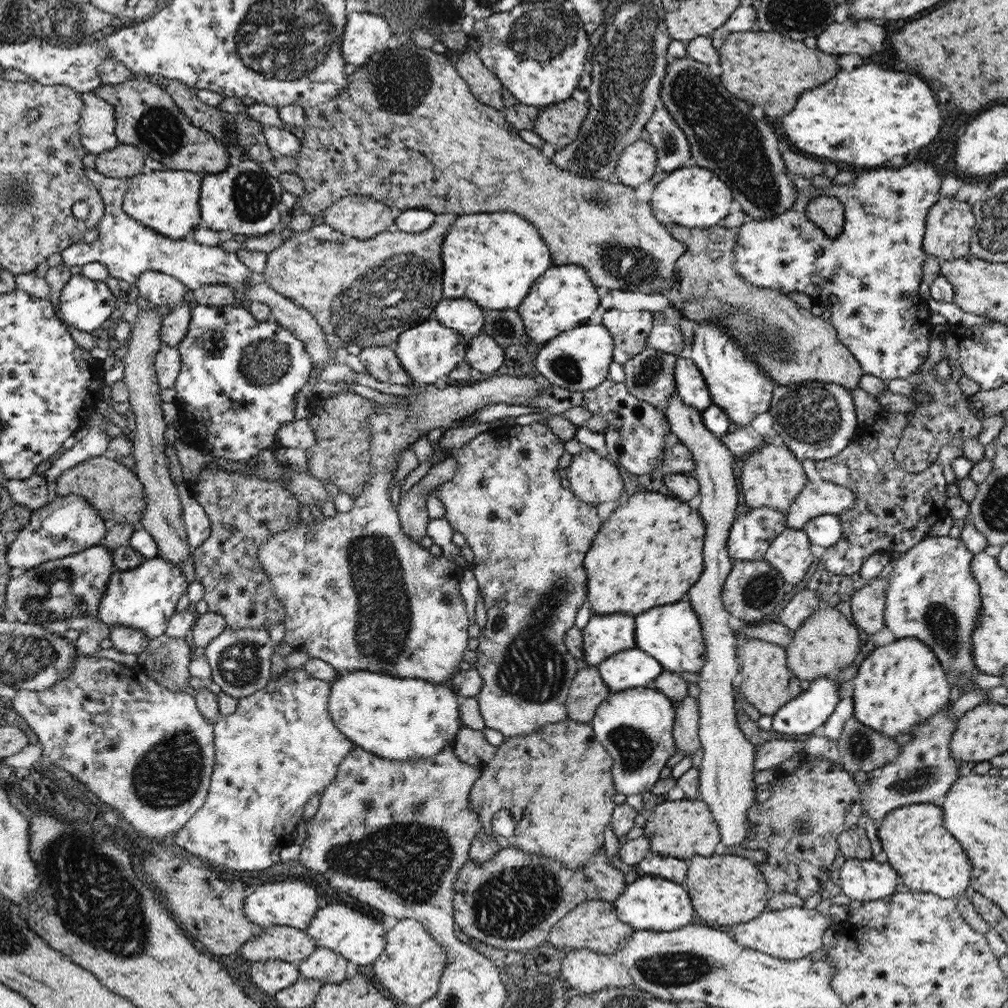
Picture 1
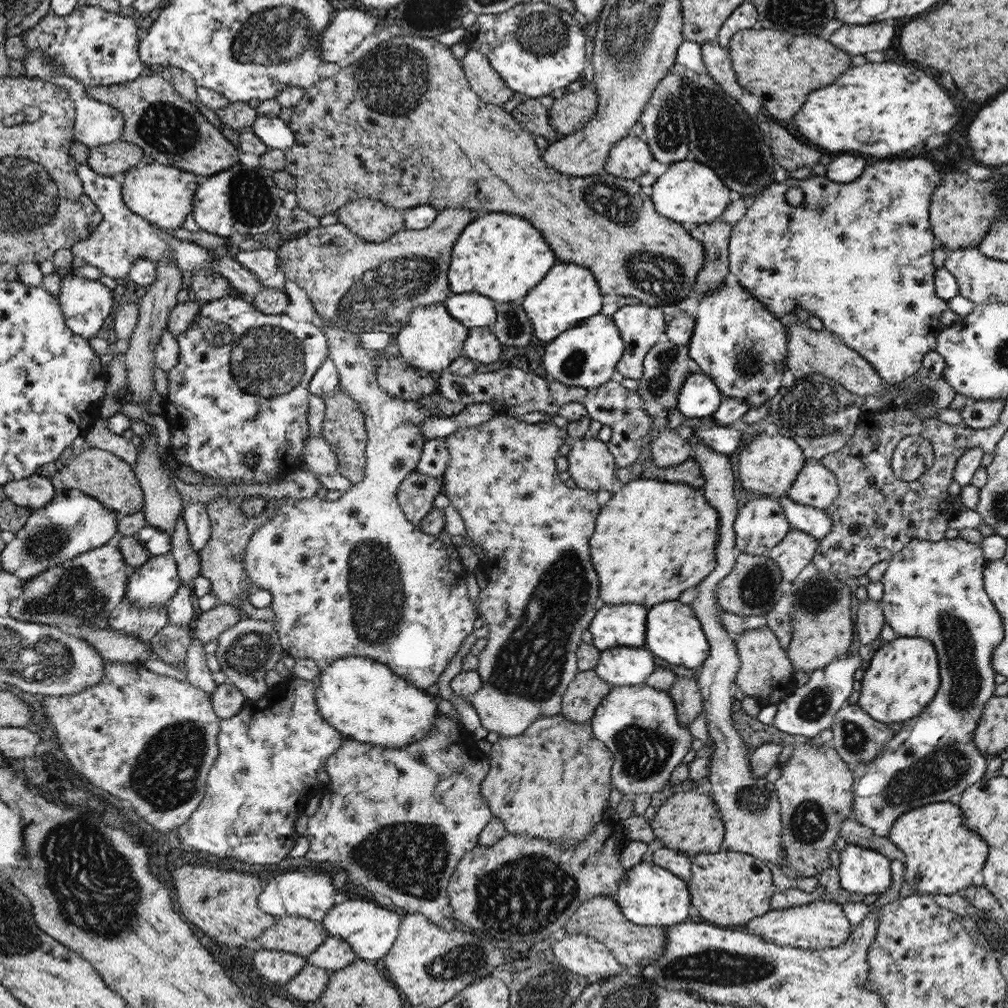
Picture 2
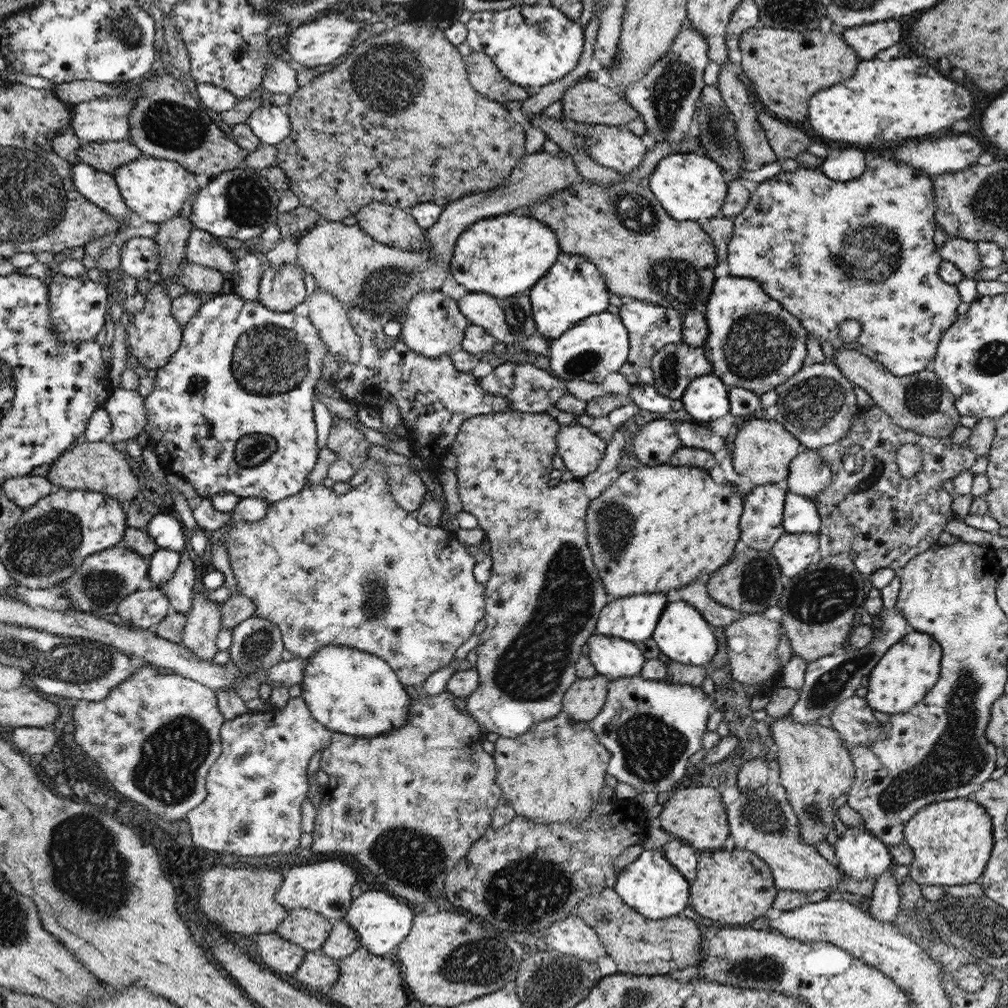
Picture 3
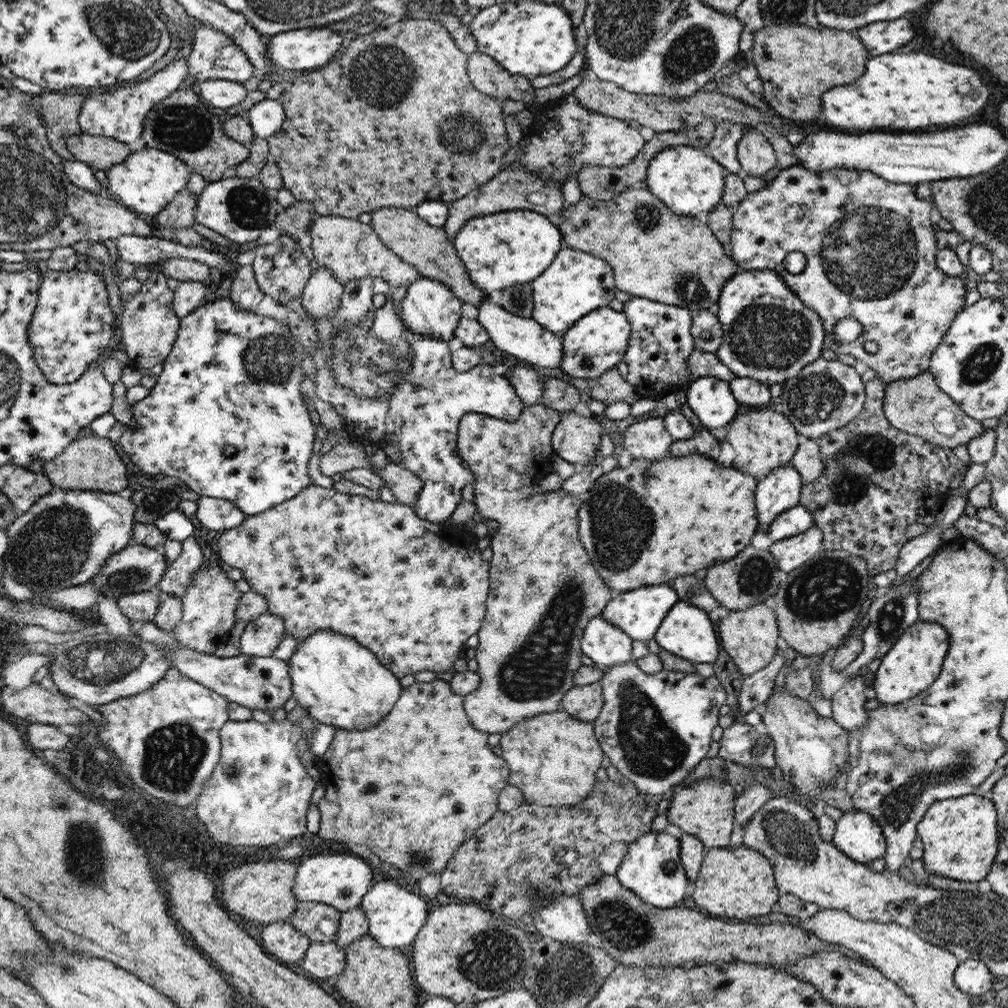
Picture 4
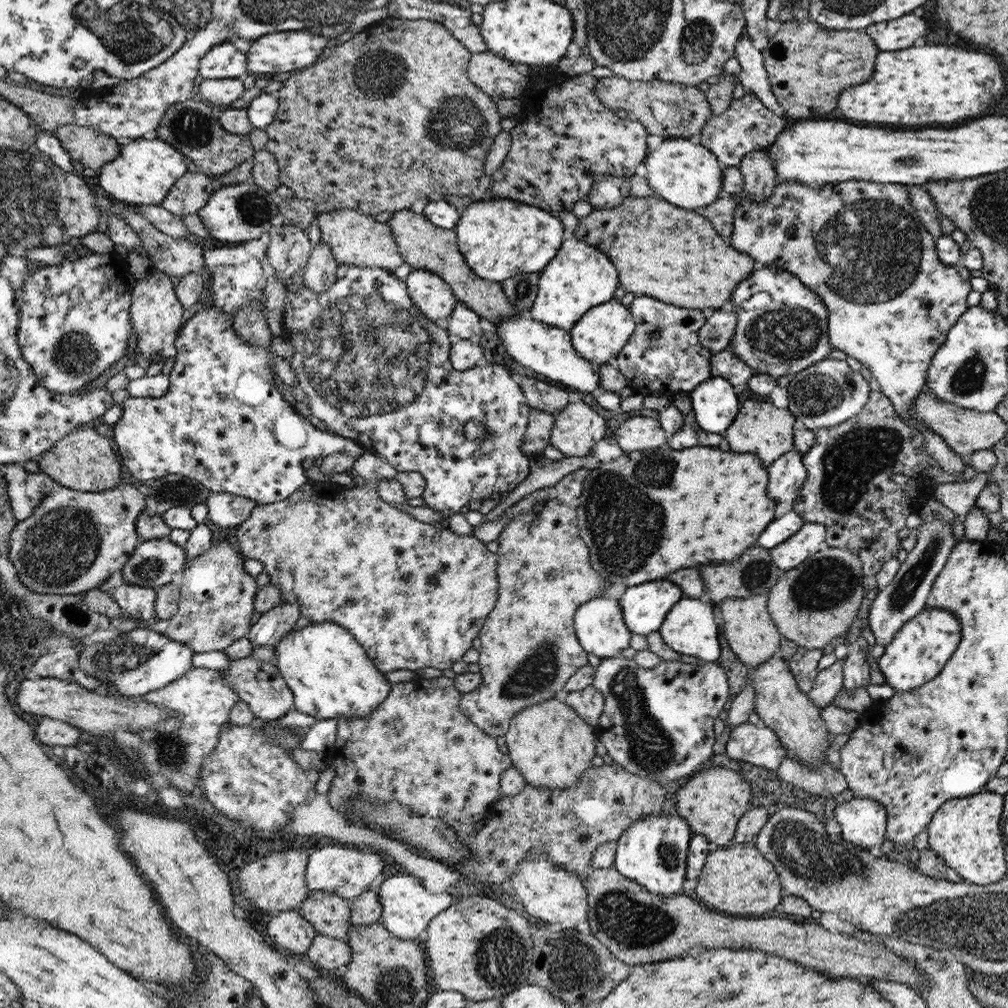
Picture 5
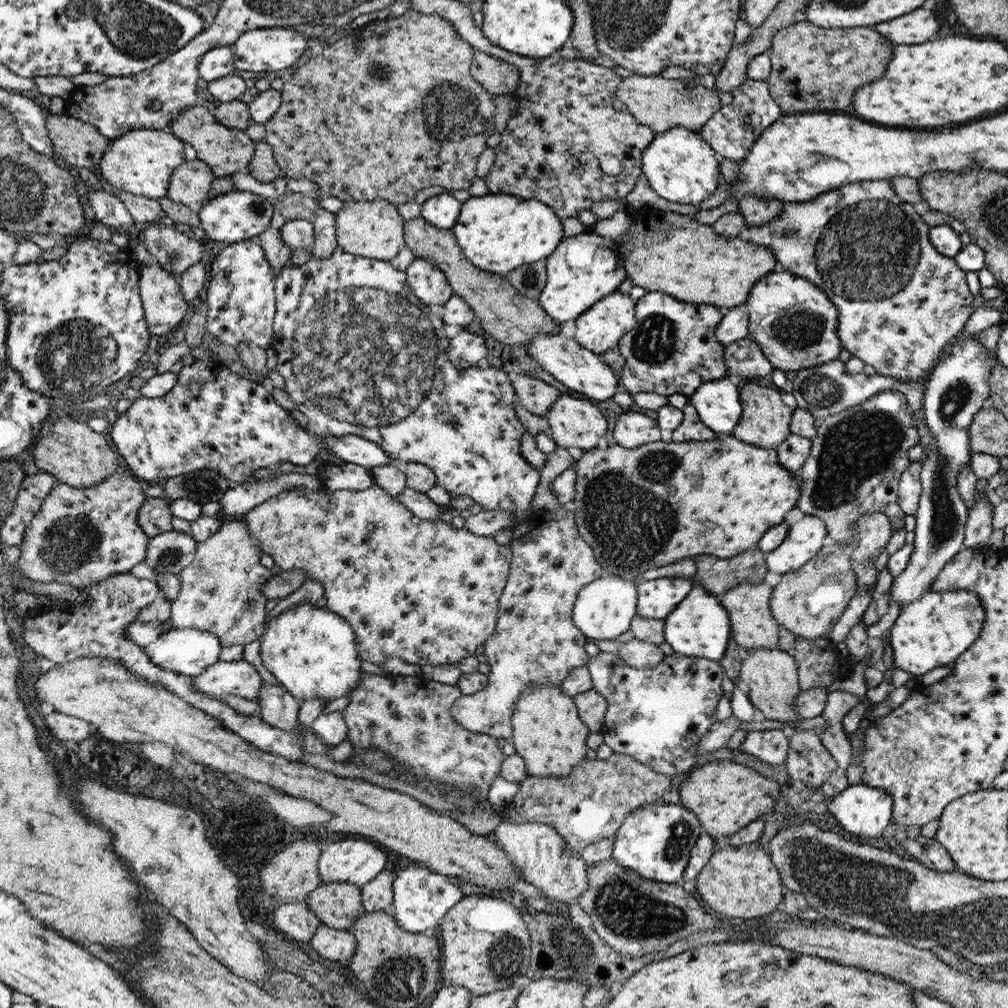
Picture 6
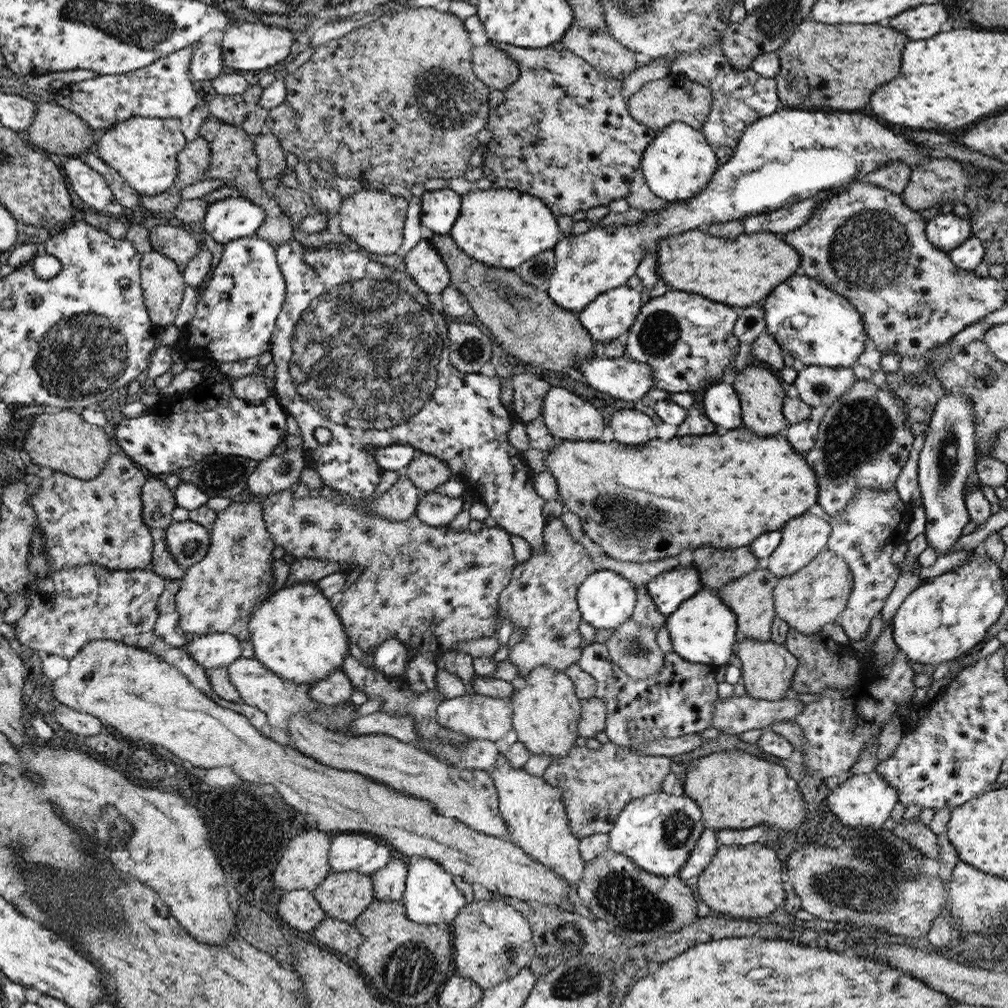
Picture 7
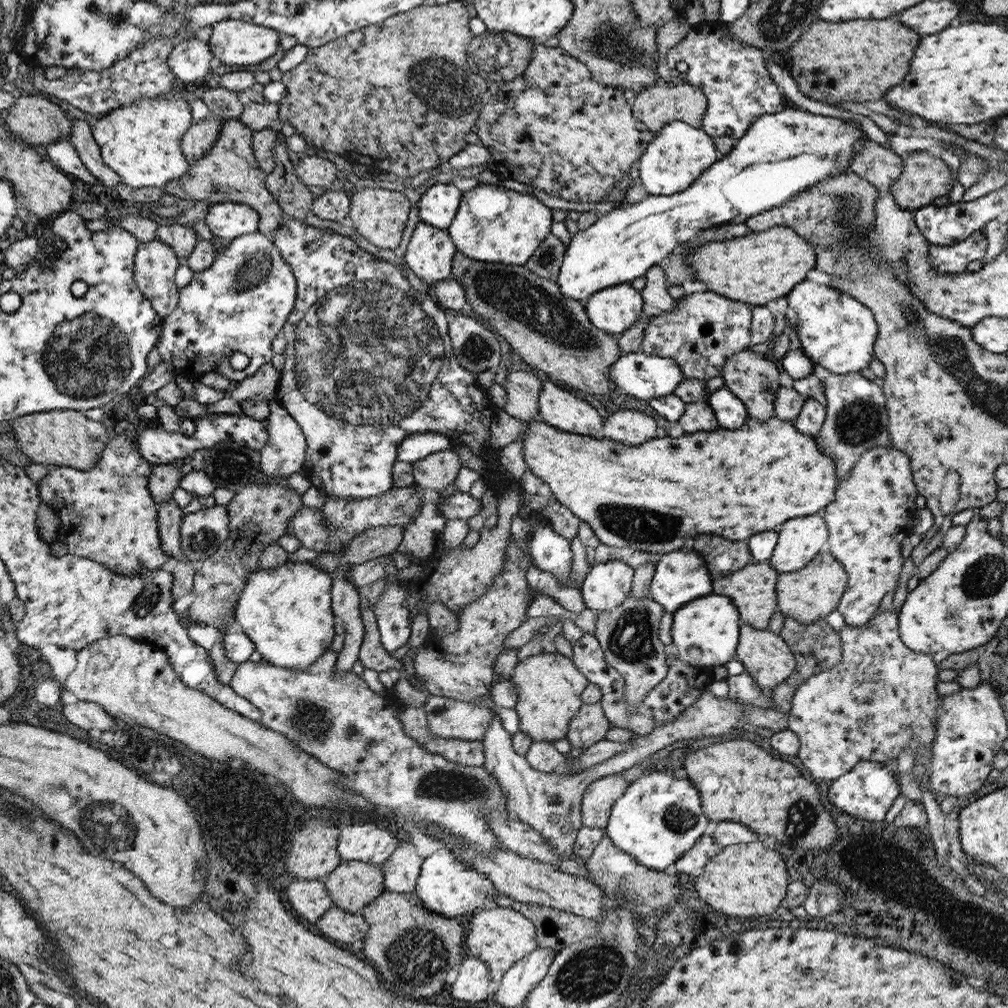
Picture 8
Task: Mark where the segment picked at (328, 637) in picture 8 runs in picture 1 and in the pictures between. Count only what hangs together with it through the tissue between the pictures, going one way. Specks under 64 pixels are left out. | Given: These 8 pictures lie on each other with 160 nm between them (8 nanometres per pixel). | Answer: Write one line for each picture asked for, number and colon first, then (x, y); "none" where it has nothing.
1: (403, 719)
2: (367, 700)
3: (353, 692)
4: (339, 682)
5: (328, 671)
6: (312, 652)
7: (294, 631)

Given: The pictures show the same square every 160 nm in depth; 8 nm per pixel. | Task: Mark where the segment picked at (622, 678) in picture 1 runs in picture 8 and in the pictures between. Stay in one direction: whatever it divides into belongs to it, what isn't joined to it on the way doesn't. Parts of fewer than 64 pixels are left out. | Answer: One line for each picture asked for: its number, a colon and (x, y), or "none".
2: (621, 666)
3: (613, 657)
4: (603, 642)
5: (600, 623)
6: (604, 609)
7: (606, 598)
8: (606, 586)

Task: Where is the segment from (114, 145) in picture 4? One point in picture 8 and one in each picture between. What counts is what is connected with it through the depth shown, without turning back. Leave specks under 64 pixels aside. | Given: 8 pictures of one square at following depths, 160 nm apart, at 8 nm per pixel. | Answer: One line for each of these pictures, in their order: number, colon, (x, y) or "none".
5: (87, 145)
6: (76, 142)
7: (58, 130)
8: (34, 119)

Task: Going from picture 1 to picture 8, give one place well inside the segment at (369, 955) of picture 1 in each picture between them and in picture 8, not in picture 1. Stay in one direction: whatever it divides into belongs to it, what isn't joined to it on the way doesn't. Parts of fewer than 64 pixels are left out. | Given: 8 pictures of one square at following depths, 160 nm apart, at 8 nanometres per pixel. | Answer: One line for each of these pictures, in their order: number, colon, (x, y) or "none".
2: (371, 930)
3: (383, 923)
4: (396, 915)
5: (408, 908)
6: (422, 898)
7: (433, 895)
8: (446, 885)

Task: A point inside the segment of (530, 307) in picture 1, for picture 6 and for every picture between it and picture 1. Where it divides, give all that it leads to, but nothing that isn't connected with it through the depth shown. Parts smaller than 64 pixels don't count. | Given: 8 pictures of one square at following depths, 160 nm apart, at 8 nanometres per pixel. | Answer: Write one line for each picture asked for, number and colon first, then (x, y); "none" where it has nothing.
2: (570, 294)
3: (576, 288)
4: (578, 283)
5: (583, 277)
6: (588, 267)

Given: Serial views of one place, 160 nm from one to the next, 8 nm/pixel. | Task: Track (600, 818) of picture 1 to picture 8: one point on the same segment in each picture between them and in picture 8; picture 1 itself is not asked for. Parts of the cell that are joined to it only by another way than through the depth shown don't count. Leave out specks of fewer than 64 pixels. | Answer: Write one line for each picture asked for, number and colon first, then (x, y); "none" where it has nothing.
2: (553, 781)
3: (555, 772)
4: (553, 757)
5: (548, 743)
6: (548, 732)
7: (546, 710)
8: (550, 687)

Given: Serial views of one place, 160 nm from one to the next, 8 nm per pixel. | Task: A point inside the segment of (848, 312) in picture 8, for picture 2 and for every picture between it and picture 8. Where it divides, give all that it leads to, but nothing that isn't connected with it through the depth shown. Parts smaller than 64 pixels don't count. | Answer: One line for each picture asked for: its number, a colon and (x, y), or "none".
2: (740, 344)
3: (753, 342)
4: (769, 334)
5: (782, 328)
6: (796, 324)
7: (833, 335)

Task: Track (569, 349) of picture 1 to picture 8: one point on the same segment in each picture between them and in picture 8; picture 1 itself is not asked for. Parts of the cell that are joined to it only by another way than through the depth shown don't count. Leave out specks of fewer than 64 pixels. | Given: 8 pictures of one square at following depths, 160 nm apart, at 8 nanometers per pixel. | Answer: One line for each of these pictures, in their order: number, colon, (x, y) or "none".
2: (586, 355)
3: (599, 344)
4: (597, 343)
5: (599, 337)
6: (599, 329)
7: (611, 316)
8: (615, 309)

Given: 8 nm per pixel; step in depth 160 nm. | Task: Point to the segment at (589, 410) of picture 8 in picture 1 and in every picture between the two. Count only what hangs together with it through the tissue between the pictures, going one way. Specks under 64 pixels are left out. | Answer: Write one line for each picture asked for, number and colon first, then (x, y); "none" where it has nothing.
1: (594, 478)
2: (590, 463)
3: (581, 451)
4: (577, 439)
5: (577, 428)
6: (573, 423)
7: (569, 417)

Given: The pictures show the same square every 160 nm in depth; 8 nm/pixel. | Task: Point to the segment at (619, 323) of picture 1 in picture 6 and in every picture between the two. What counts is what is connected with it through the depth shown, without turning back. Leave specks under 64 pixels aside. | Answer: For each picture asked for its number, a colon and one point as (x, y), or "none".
2: (641, 326)
3: (650, 326)
4: (655, 362)
5: (663, 355)
6: (672, 349)

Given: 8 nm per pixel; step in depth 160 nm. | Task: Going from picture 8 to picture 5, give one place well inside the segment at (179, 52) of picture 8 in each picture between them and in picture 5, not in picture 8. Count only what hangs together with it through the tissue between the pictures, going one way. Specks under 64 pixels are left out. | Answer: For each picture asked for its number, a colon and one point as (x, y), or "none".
5: (227, 60)
6: (217, 63)
7: (208, 59)

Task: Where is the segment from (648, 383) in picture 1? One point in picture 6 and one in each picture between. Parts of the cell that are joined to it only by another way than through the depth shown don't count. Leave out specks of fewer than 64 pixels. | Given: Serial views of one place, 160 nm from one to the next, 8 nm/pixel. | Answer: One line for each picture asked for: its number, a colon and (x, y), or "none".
2: (666, 366)
3: (675, 366)
4: (701, 363)
5: (725, 363)
6: (744, 357)

